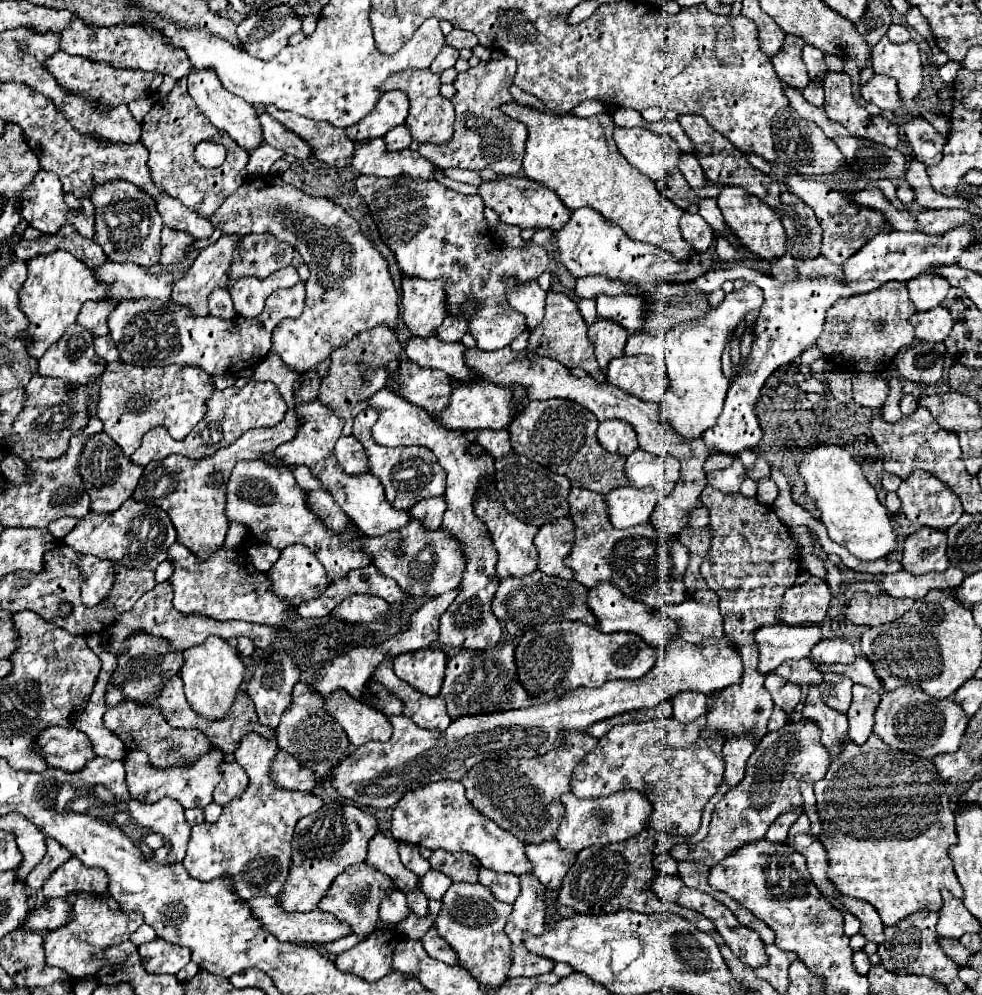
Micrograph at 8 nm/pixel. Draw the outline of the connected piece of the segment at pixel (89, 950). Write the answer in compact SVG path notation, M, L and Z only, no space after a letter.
M68 893L66 901L72 901L72 917L68 925L48 931L44 937L46 963L64 969L74 979L96 977L104 967L104 951L124 943L144 919L140 913L124 913L122 909L108 909L108 903L98 893Z

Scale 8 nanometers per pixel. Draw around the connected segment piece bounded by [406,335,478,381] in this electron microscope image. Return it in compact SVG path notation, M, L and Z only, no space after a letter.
M436 335L432 337L410 337L406 343L406 355L410 361L424 369L440 369L454 381L476 379L476 371L468 369L464 361L466 347L456 343L444 343Z

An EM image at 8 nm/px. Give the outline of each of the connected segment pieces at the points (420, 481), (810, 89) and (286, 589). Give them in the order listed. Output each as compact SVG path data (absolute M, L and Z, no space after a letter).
M368 407L362 413L356 415L354 419L354 427L352 427L352 435L364 445L364 451L368 453L368 467L370 473L376 475L380 479L380 483L384 485L384 493L388 503L394 509L402 509L402 511L410 511L410 507L414 503L418 503L420 499L426 497L440 497L444 495L444 487L446 487L446 473L444 469L438 465L434 453L426 447L380 447L372 441L371 428L378 419L378 411Z
M810 83L804 91L802 91L802 95L804 95L804 99L808 101L808 103L812 103L812 105L818 105L818 107L822 107L824 105L824 91L822 91L822 85L820 83Z
M304 545L286 547L268 575L272 579L272 591L288 597L292 605L320 597L328 587L324 567Z

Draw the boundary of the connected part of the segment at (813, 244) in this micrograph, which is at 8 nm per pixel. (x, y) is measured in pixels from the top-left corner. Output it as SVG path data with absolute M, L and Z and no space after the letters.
M784 191L780 197L782 197L782 203L786 205L782 213L782 225L786 229L788 239L792 239L788 241L788 247L786 247L788 253L796 259L816 257L820 253L822 229L814 217L814 211L790 191Z

